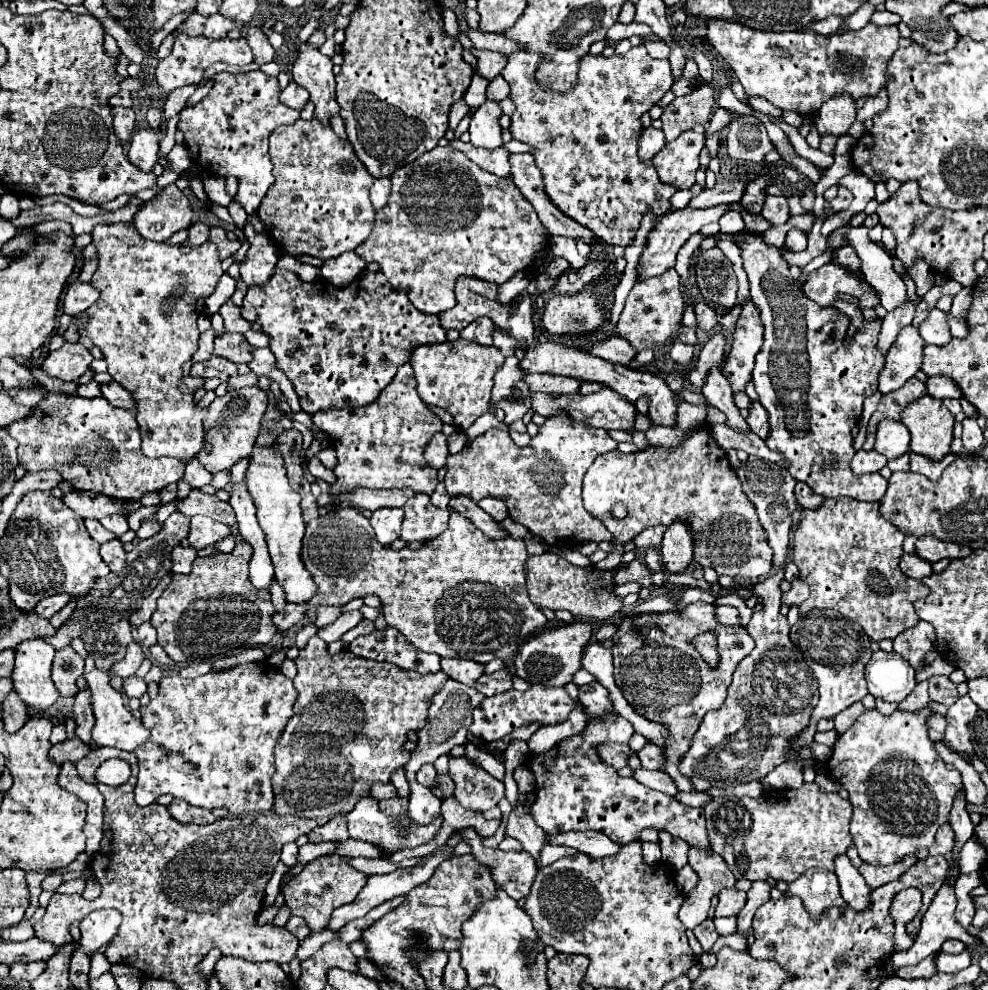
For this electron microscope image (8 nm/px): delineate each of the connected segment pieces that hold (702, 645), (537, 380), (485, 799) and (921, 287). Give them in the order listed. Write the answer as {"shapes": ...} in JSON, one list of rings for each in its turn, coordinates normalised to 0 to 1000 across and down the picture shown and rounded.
{"shapes":[[[[709,640],[709,642],[704,642],[702,644],[702,653],[704,653],[704,657],[709,657],[711,665],[719,673],[727,671],[727,659],[725,659],[725,644],[723,644],[723,640]]],[[[534,378],[530,386],[536,390],[538,396],[551,396],[551,398],[583,398],[589,388],[583,382],[561,380],[561,378]]],[[[470,766],[454,769],[454,784],[461,791],[460,805],[474,818],[490,820],[510,806],[510,792]]],[[[927,265],[923,271],[919,271],[919,277],[925,283],[927,295],[929,295],[931,301],[947,287],[945,285],[945,279],[943,279],[943,275],[941,275],[941,271],[939,271],[937,265]]]]}

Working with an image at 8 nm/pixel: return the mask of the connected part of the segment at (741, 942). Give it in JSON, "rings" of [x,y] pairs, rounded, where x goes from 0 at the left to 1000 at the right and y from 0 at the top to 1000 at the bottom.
{"rings":[[[758,939],[752,944],[744,942],[737,945],[729,945],[721,957],[721,960],[718,960],[717,962],[726,964],[733,956],[738,956],[742,960],[754,961],[757,958],[757,943]]]}

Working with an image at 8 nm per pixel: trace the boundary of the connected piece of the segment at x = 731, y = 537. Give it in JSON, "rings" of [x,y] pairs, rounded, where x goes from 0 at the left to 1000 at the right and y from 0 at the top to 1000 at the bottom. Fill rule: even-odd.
{"rings":[[[717,430],[702,432],[700,440],[680,453],[656,451],[642,459],[619,455],[605,461],[591,479],[589,503],[591,513],[619,537],[623,552],[638,547],[654,533],[666,529],[678,531],[682,525],[692,525],[700,529],[702,566],[713,574],[725,574],[727,580],[741,584],[769,584],[779,580],[781,554],[777,552],[773,533],[735,457],[725,448]],[[626,507],[636,513],[632,525],[619,521],[619,513]]]}

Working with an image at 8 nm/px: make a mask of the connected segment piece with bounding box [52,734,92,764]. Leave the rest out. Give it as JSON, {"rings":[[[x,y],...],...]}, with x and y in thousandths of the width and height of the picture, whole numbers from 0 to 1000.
{"rings":[[[77,741],[71,745],[71,747],[65,747],[65,749],[59,749],[53,754],[53,766],[57,766],[57,770],[77,770],[81,766],[85,766],[89,760],[91,760],[91,752],[85,752]]]}

